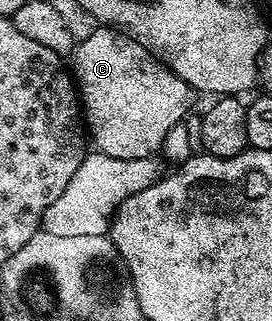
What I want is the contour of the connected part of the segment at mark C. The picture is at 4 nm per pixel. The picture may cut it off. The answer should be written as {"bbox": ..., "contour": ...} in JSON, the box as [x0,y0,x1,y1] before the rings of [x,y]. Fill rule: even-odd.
{"bbox":[72,27,196,159],"contour":[[[94,27],[83,41],[81,38],[75,44],[72,60],[72,77],[80,98],[84,125],[97,152],[115,156],[116,159],[144,159],[155,156],[166,142],[168,131],[187,120],[186,112],[189,111],[194,97],[196,98],[195,90],[167,65],[161,65],[147,49],[140,47],[140,43],[136,43],[131,37],[125,37],[118,30]]]}

